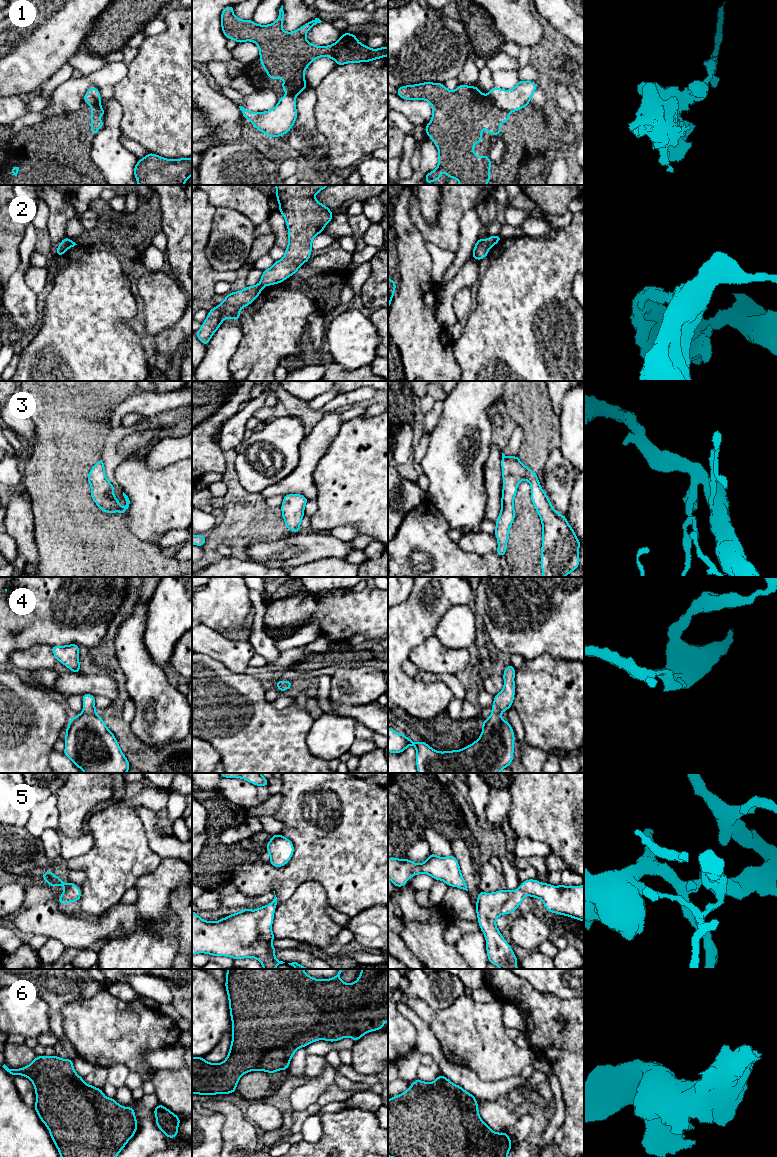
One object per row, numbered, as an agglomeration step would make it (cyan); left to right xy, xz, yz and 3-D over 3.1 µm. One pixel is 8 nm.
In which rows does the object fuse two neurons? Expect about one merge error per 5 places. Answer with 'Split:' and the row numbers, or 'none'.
Split: 1, 2

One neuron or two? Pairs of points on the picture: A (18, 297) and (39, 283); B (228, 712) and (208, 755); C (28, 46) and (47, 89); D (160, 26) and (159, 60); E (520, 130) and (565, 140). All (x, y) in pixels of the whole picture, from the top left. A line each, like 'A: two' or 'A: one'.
A: two
B: two
C: two
D: two
E: two

